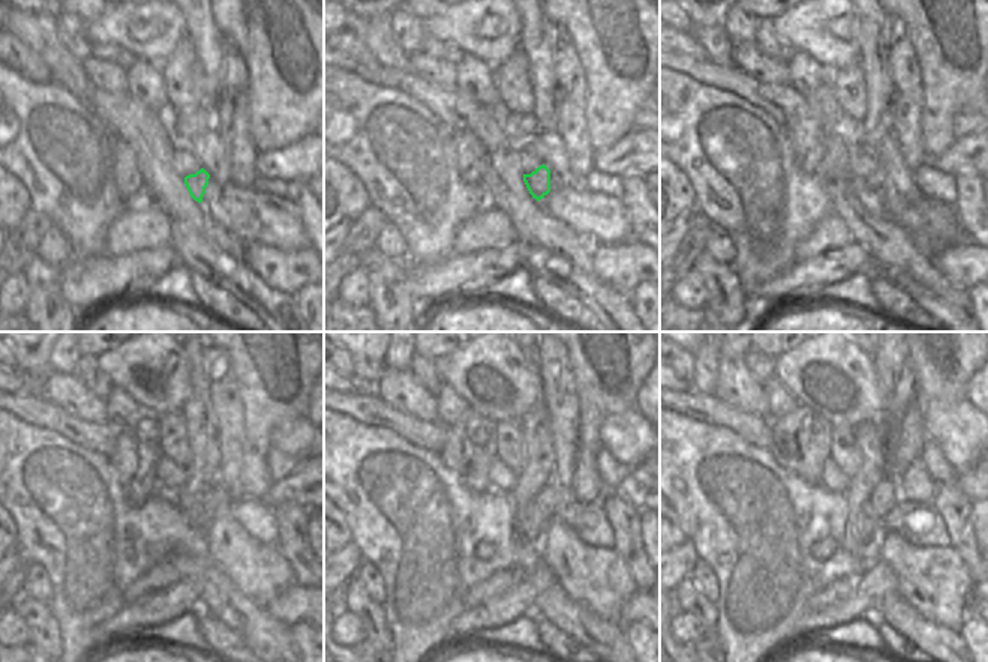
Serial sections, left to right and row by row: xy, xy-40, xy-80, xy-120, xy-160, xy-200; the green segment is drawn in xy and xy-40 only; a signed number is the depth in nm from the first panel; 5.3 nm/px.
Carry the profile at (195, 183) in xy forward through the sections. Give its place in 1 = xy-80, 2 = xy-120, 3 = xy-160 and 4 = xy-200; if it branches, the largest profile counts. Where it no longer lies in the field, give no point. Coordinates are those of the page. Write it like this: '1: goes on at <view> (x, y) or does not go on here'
1: goes on at xy-80 (877, 177)
2: goes on at xy-120 (210, 506)
3: goes on at xy-160 (549, 499)
4: goes on at xy-200 (885, 496)

